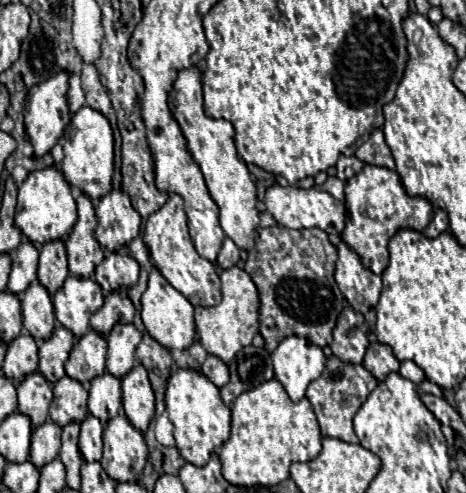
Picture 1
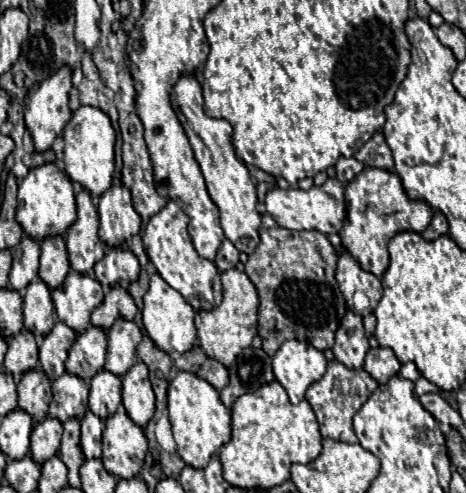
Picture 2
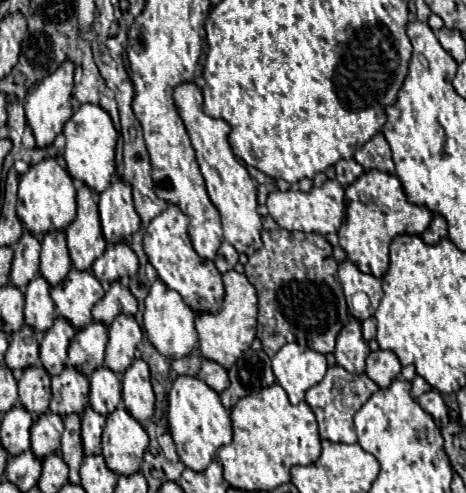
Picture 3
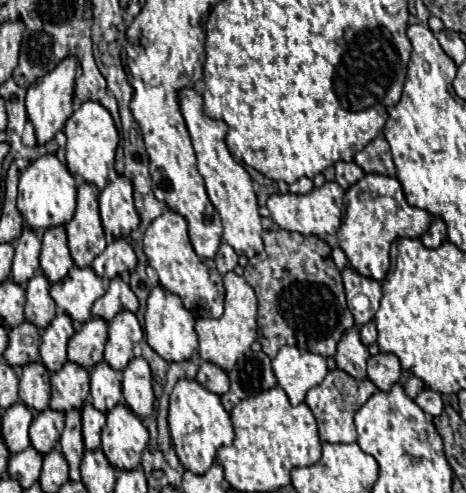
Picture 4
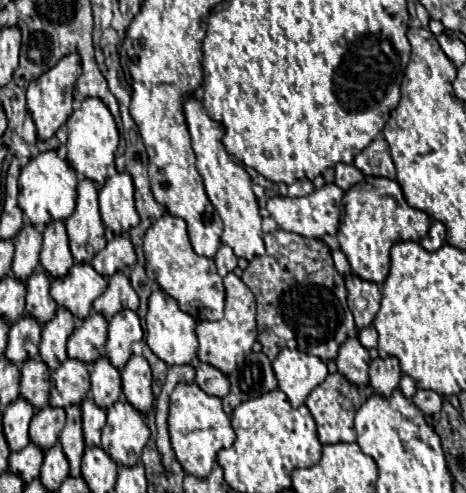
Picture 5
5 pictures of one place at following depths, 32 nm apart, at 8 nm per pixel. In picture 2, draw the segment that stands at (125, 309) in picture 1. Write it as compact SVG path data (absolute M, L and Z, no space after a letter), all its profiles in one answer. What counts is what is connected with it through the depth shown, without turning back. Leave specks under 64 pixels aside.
M116 286L112 288L106 296L104 296L104 302L92 312L92 320L90 324L92 326L98 326L98 328L112 328L112 324L118 320L118 318L124 318L124 320L132 320L136 314L136 304L134 300L130 298L130 294Z

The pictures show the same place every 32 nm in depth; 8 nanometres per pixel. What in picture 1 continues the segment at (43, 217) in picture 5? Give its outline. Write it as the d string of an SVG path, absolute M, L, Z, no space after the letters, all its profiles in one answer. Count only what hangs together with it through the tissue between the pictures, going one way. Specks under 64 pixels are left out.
M56 166L28 174L28 178L18 190L18 206L16 206L14 224L32 244L62 240L68 236L68 232L72 232L72 226L76 224L76 202L72 198L70 184L64 180L62 172Z

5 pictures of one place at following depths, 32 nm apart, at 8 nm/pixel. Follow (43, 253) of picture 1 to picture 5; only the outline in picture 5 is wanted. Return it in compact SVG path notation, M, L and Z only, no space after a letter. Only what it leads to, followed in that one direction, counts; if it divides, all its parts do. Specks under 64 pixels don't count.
M52 222L44 228L44 244L40 252L40 266L48 276L66 276L72 268L74 256L68 246L68 234L64 222Z

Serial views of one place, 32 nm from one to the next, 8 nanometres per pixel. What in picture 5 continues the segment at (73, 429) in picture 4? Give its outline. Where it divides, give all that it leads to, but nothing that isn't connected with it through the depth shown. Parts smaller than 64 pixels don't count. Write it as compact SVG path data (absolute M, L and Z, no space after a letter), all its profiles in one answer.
M70 406L66 410L66 426L60 434L60 446L70 462L70 476L80 476L80 462L86 448L84 434L82 434L80 406Z

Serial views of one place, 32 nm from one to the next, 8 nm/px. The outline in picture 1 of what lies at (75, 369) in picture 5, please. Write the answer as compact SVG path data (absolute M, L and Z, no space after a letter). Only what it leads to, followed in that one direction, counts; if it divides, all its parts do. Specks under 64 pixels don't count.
M68 376L60 378L54 384L54 400L50 404L50 420L60 424L62 428L70 422L82 422L88 416L86 408L88 392L78 380L72 380Z

